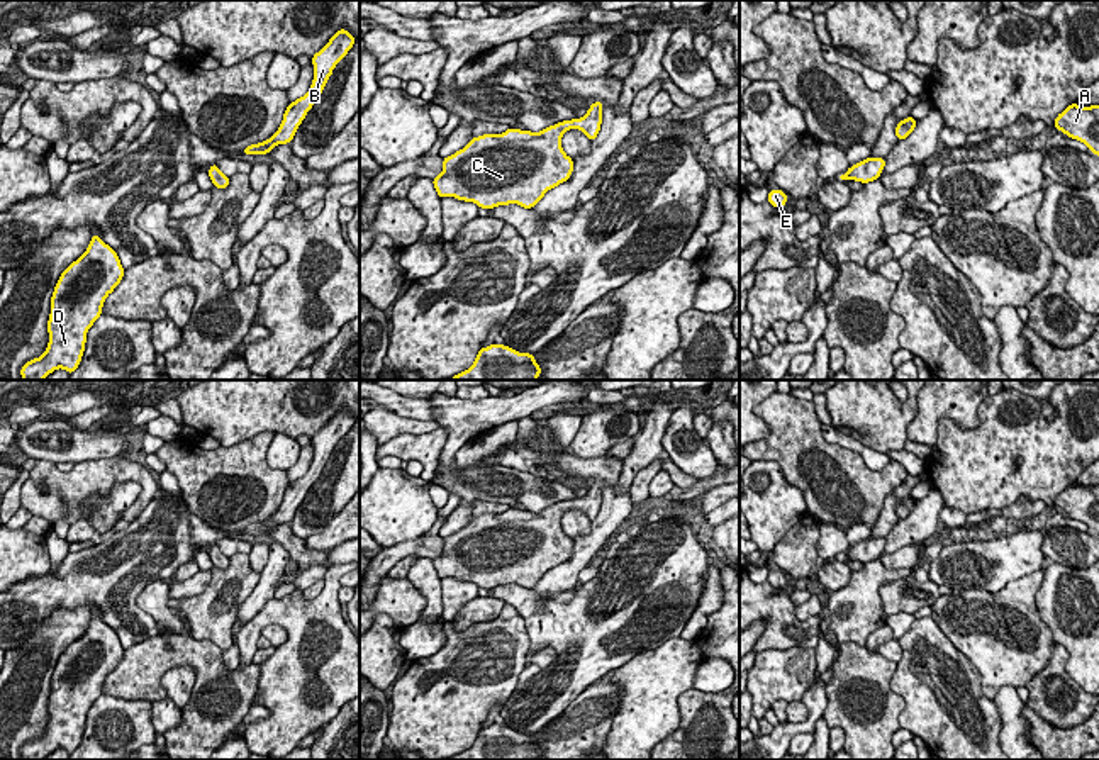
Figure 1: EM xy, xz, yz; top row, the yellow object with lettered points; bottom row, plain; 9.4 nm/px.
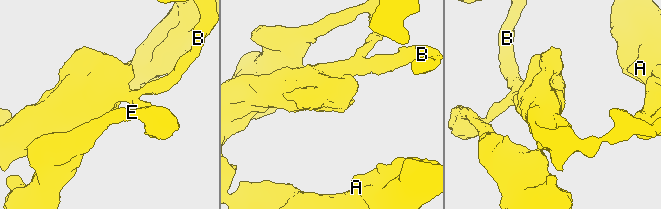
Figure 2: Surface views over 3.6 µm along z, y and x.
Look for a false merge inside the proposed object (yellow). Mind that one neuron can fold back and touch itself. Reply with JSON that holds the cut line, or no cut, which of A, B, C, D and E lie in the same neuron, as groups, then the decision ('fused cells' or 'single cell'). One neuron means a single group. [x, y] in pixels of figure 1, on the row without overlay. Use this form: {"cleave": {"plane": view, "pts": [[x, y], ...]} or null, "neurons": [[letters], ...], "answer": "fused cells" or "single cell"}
{"cleave": null, "neurons": [["A", "B", "C", "D", "E"]], "answer": "single cell"}

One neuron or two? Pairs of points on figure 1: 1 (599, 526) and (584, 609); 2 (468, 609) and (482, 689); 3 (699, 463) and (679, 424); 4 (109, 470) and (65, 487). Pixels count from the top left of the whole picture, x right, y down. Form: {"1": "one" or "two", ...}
{"1": "two", "2": "two", "3": "one", "4": "one"}

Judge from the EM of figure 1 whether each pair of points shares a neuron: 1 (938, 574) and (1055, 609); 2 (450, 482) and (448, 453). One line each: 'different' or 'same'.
1: different
2: different

